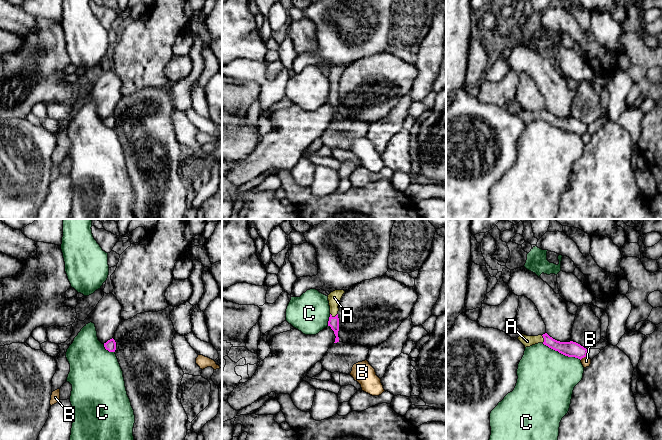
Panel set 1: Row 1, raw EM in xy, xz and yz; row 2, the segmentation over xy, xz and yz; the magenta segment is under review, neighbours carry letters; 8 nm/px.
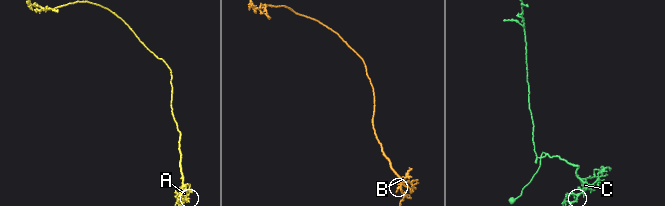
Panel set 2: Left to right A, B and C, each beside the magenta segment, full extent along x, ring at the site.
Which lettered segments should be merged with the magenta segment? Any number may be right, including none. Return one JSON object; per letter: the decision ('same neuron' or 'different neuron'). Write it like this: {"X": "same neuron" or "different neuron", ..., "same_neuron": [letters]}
{"A": "same neuron", "B": "different neuron", "C": "different neuron", "same_neuron": ["A"]}

